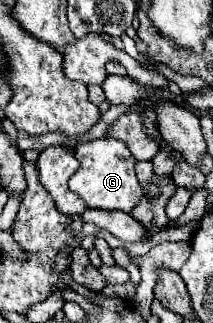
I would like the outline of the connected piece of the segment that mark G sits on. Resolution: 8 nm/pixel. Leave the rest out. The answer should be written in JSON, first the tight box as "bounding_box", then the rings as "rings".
{"bounding_box":[68,137,142,213],"rings":[[[102,137],[102,139],[92,139],[92,141],[82,141],[74,147],[76,151],[76,159],[80,161],[78,171],[70,177],[68,187],[82,197],[88,207],[92,209],[118,209],[124,213],[130,213],[134,209],[134,205],[138,205],[142,201],[142,185],[138,183],[134,165],[136,159],[134,155],[126,149],[124,141],[112,139],[112,137]]]}

